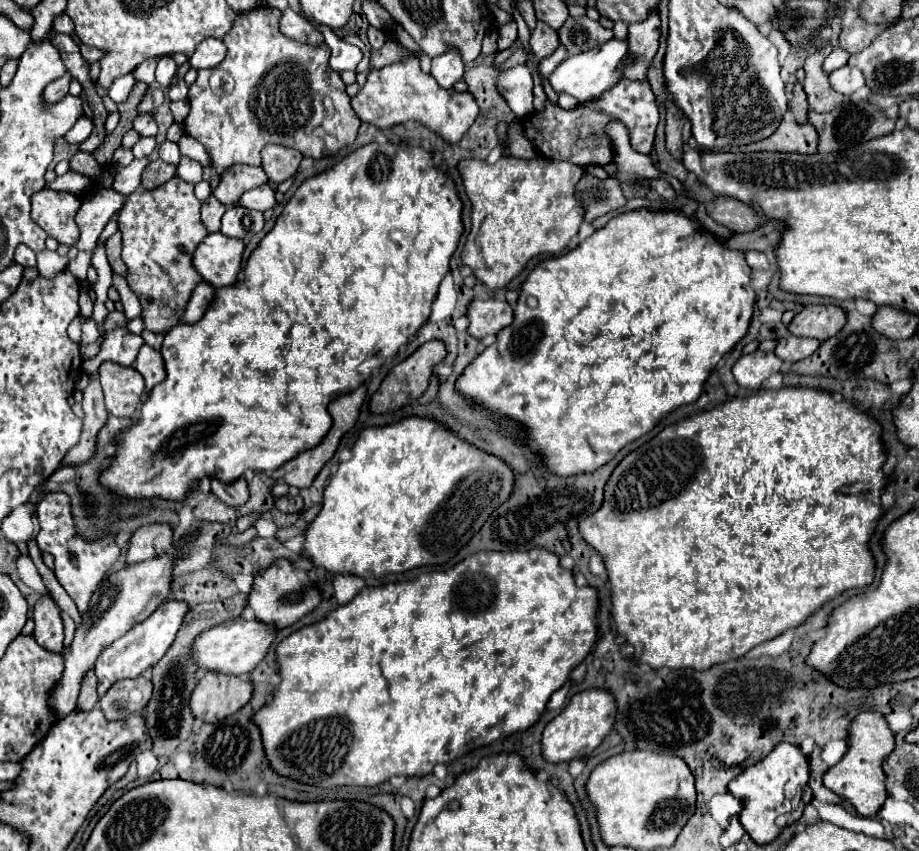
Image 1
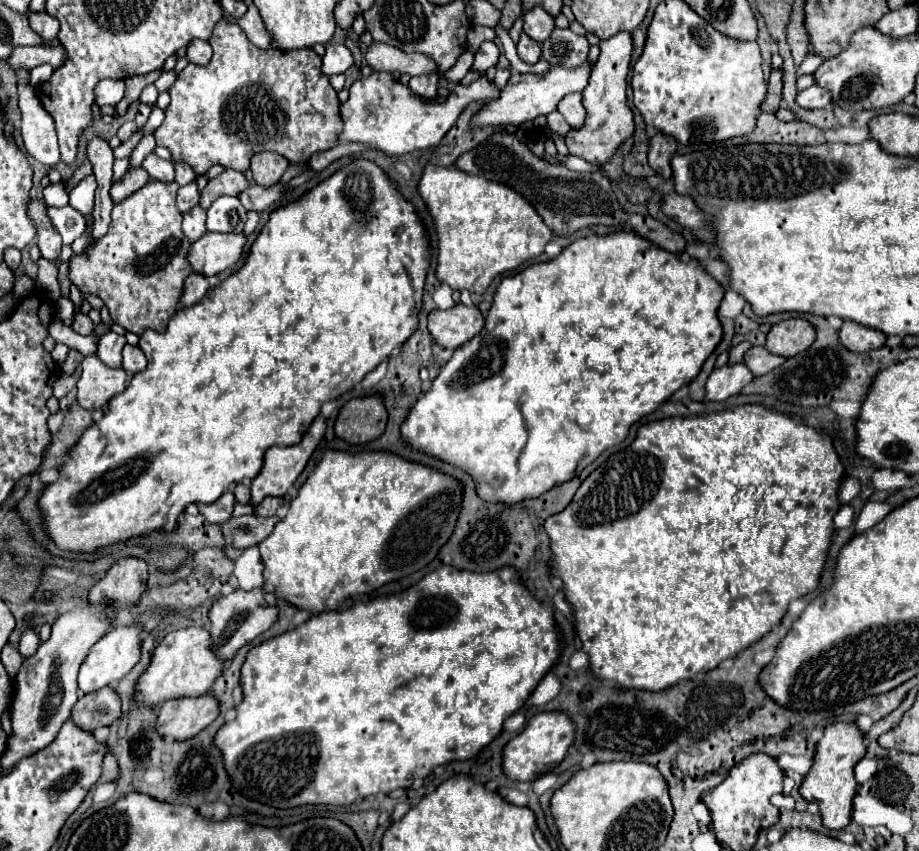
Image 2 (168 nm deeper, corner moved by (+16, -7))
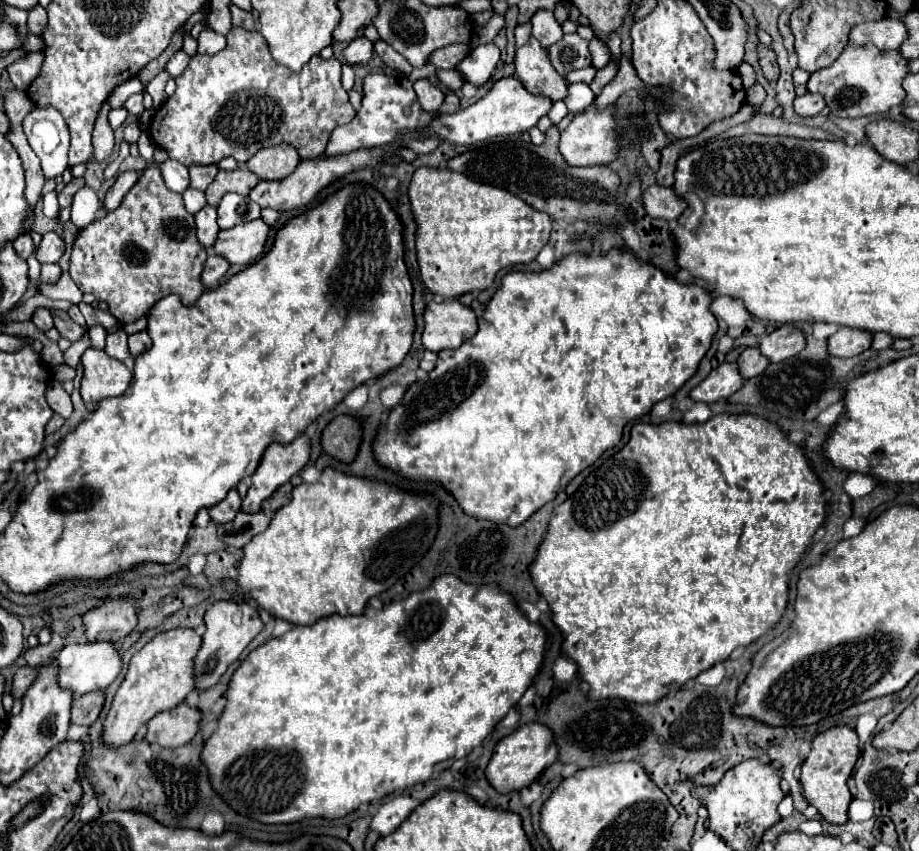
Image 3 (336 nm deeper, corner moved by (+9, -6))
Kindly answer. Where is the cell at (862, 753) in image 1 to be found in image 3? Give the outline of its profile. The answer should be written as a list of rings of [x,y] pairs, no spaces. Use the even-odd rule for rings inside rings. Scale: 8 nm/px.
[[[837,725],[821,735],[817,735],[811,741],[811,751],[807,755],[807,759],[803,761],[801,767],[801,785],[803,785],[803,797],[817,807],[817,811],[821,813],[821,817],[833,825],[843,825],[847,823],[847,807],[853,799],[849,787],[847,787],[847,779],[853,773],[855,761],[859,759],[859,737],[855,733],[855,729],[847,727],[847,725]]]

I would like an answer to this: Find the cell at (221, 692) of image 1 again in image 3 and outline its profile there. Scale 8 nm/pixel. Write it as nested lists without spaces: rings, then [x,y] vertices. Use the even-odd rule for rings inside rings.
[[[181,703],[169,711],[155,715],[147,723],[145,741],[151,745],[157,743],[167,749],[181,747],[189,743],[199,731],[199,719],[201,715],[195,707],[187,707],[185,703]]]

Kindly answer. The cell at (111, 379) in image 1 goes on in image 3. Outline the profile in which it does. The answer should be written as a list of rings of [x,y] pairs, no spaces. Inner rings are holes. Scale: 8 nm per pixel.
[[[89,347],[83,357],[83,379],[81,379],[81,397],[83,401],[101,401],[105,397],[119,397],[131,379],[131,371],[125,363],[111,359],[105,351]]]

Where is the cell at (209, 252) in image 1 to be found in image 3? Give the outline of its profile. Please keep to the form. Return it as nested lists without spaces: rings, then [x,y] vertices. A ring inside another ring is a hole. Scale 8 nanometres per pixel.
[[[263,219],[231,227],[219,233],[213,251],[233,265],[249,265],[261,257],[269,231],[271,225],[267,225]]]

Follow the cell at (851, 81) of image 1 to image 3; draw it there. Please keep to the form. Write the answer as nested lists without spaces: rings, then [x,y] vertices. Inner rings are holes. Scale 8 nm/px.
[[[805,93],[793,101],[793,109],[801,117],[811,117],[811,115],[819,115],[825,109],[825,101],[821,95]]]

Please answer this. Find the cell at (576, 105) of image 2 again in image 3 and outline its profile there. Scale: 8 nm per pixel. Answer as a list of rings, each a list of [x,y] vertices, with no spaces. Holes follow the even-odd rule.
[[[529,37],[523,47],[517,47],[515,77],[533,95],[547,95],[553,101],[559,101],[567,93],[565,79],[557,75],[547,57],[547,51],[537,43],[535,37]]]

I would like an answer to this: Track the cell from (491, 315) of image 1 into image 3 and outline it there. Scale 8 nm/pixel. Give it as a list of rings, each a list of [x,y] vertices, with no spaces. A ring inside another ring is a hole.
[[[459,301],[429,303],[423,311],[425,329],[421,343],[427,351],[439,353],[443,349],[461,347],[477,331],[477,317],[471,307],[461,305]]]

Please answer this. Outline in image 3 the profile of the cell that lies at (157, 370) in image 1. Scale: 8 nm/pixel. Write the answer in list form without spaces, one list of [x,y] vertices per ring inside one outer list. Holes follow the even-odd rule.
[[[139,331],[139,333],[129,335],[129,351],[131,351],[133,357],[147,351],[149,347],[151,347],[151,339],[149,339],[147,331]]]

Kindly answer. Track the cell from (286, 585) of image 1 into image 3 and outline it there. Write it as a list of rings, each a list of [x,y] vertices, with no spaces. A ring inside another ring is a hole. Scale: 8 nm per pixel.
[[[219,601],[207,609],[205,627],[207,627],[207,631],[201,637],[201,647],[195,655],[195,665],[193,665],[197,691],[211,689],[219,681],[219,677],[225,673],[225,669],[241,655],[241,651],[249,645],[249,641],[263,629],[263,623],[259,619],[257,607],[249,605],[247,601],[245,603]]]

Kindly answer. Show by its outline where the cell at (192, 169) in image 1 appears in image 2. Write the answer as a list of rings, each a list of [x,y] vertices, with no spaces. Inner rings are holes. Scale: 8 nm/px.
[[[174,162],[174,170],[176,170],[176,184],[180,186],[186,186],[196,178],[196,172],[184,162]]]

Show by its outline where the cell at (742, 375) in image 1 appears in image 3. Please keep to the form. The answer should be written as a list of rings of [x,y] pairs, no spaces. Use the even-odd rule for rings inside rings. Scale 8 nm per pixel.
[[[723,363],[717,369],[713,369],[707,379],[703,379],[689,395],[693,401],[703,403],[715,403],[719,399],[727,399],[735,391],[743,387],[745,379],[739,375],[735,363]]]

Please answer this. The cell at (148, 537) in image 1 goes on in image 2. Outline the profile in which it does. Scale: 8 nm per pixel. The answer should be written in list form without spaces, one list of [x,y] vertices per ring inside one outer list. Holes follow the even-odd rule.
[[[128,556],[118,560],[90,590],[90,602],[114,602],[118,608],[132,606],[146,590],[148,564],[142,558]]]

